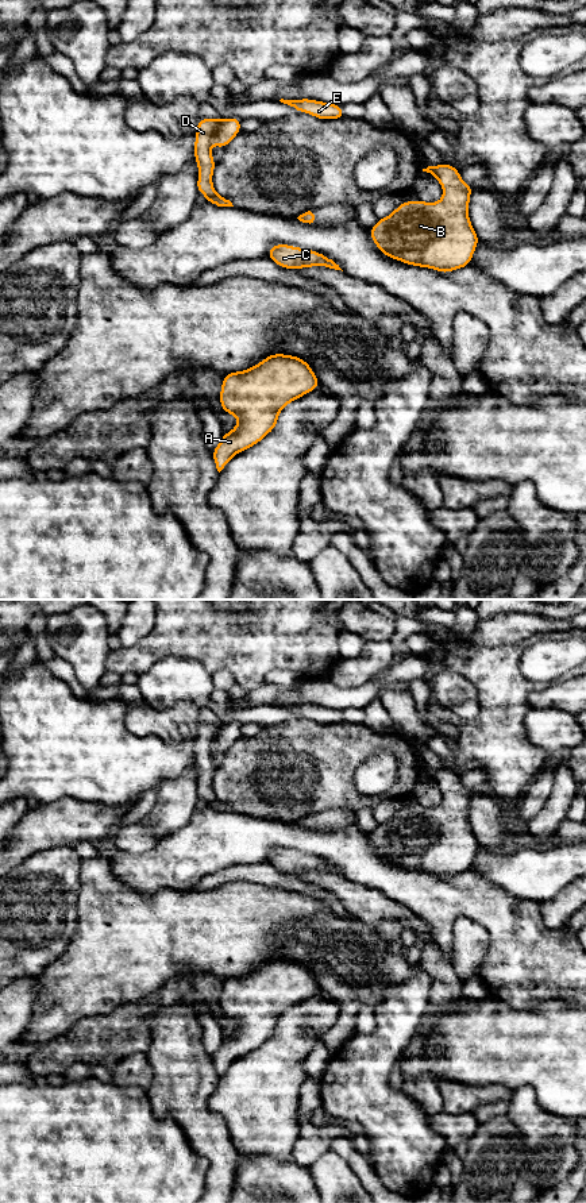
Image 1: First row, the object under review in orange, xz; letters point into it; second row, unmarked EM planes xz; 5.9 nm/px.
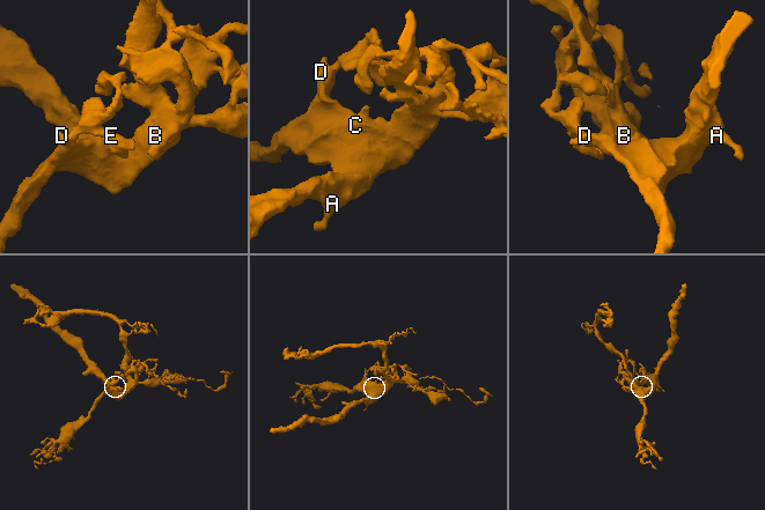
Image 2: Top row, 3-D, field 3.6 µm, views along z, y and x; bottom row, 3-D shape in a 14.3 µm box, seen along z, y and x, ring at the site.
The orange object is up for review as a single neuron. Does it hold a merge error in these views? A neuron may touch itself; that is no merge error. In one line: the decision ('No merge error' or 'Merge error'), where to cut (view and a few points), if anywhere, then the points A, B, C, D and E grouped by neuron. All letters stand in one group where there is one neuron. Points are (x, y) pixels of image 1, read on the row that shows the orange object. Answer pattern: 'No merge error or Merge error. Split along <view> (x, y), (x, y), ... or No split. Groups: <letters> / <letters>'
No merge error. No split. Groups: A B C D E

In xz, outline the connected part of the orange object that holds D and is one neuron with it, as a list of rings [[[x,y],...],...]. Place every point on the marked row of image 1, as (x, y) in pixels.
[[[198,119],[194,139],[194,161],[198,166],[197,192],[205,196],[208,203],[217,207],[234,207],[232,203],[217,194],[212,176],[216,166],[211,154],[211,146],[224,149],[239,132],[242,120],[230,119]]]

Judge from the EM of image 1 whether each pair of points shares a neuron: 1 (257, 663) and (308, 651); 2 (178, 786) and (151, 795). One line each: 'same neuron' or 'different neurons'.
1: same neuron
2: different neurons

